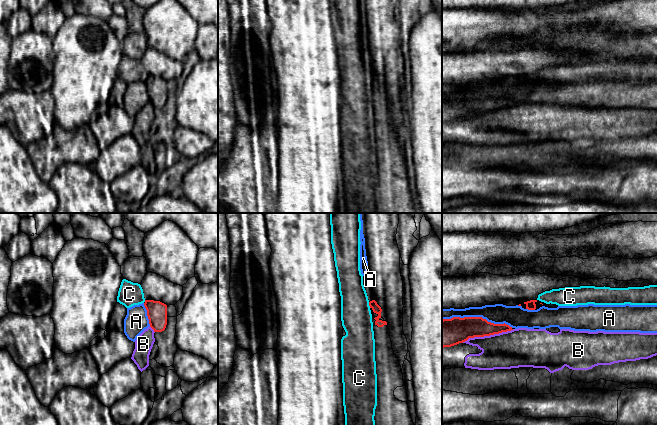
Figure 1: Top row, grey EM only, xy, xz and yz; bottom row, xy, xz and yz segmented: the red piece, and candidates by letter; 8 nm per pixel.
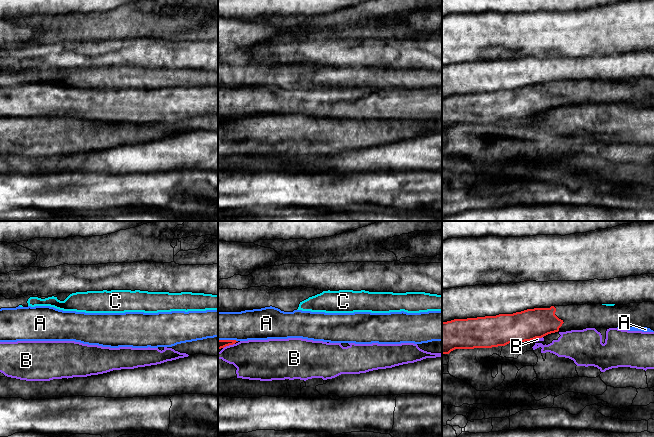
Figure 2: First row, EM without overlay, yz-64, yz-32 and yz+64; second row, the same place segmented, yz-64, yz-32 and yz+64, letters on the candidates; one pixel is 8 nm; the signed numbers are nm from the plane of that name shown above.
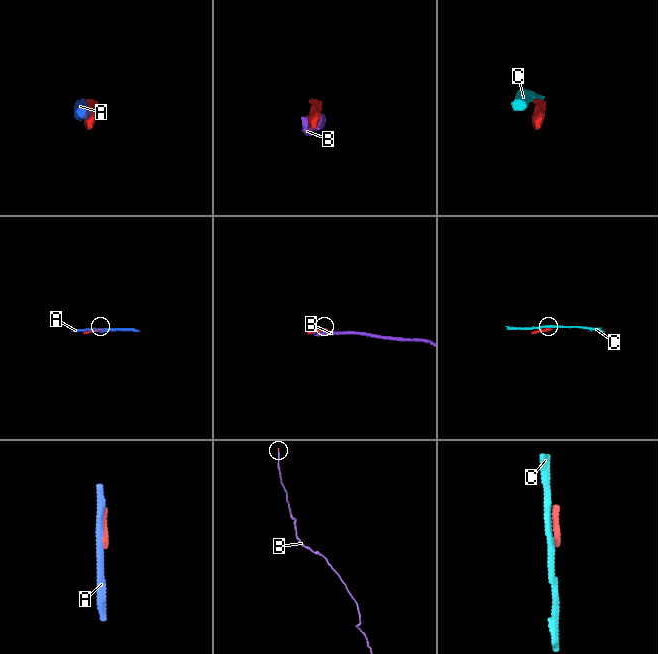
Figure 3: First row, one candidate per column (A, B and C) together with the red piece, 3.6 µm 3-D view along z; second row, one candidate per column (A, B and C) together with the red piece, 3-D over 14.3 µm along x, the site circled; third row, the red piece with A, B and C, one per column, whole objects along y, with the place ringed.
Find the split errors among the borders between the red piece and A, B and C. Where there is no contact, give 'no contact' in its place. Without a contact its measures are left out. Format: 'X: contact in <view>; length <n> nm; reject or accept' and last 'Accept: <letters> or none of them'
A: contact in yz; length 550 nm; reject
B: contact in yz; length 420 nm; reject
C: contact in xz; length 50 nm; reject
Accept: none of them

